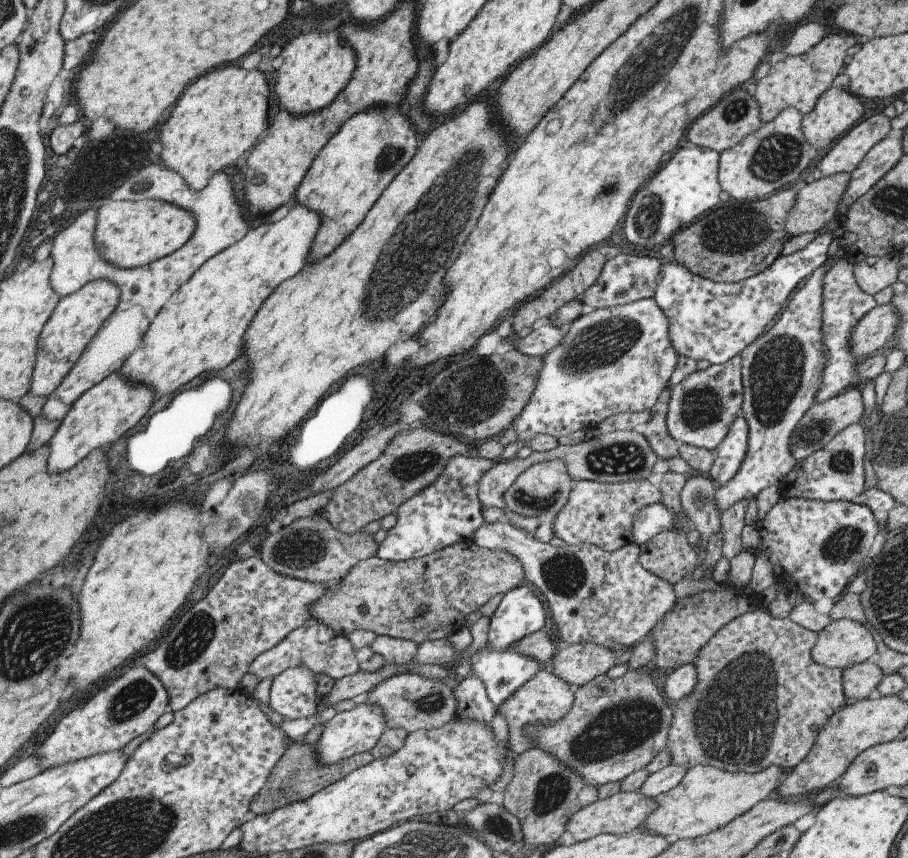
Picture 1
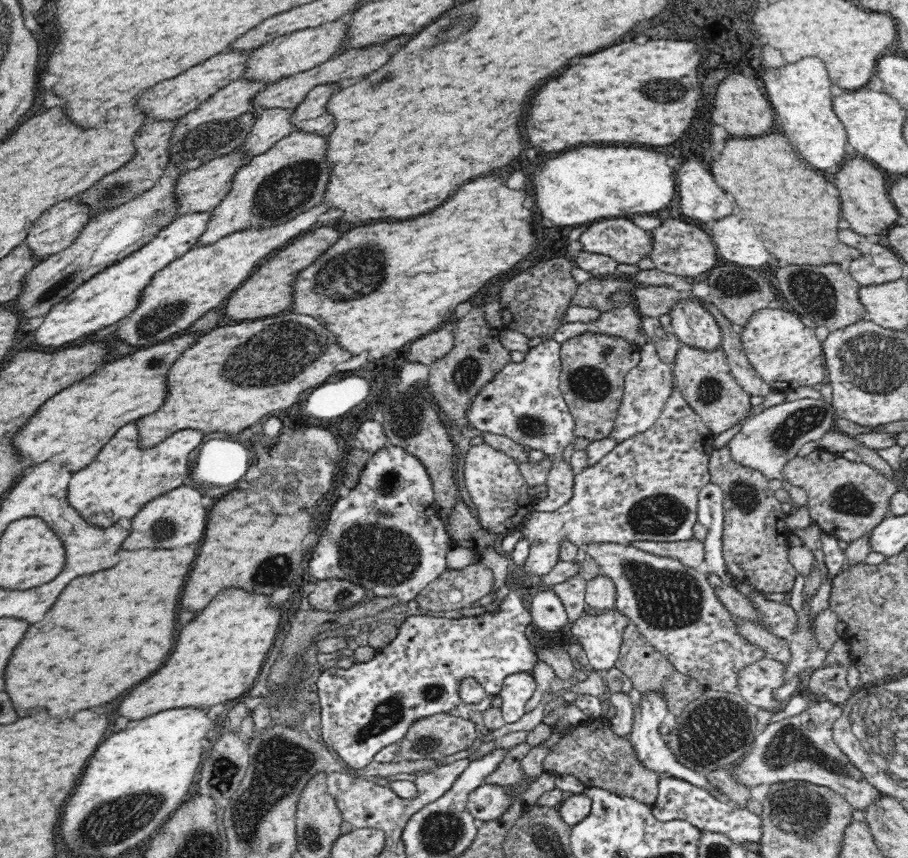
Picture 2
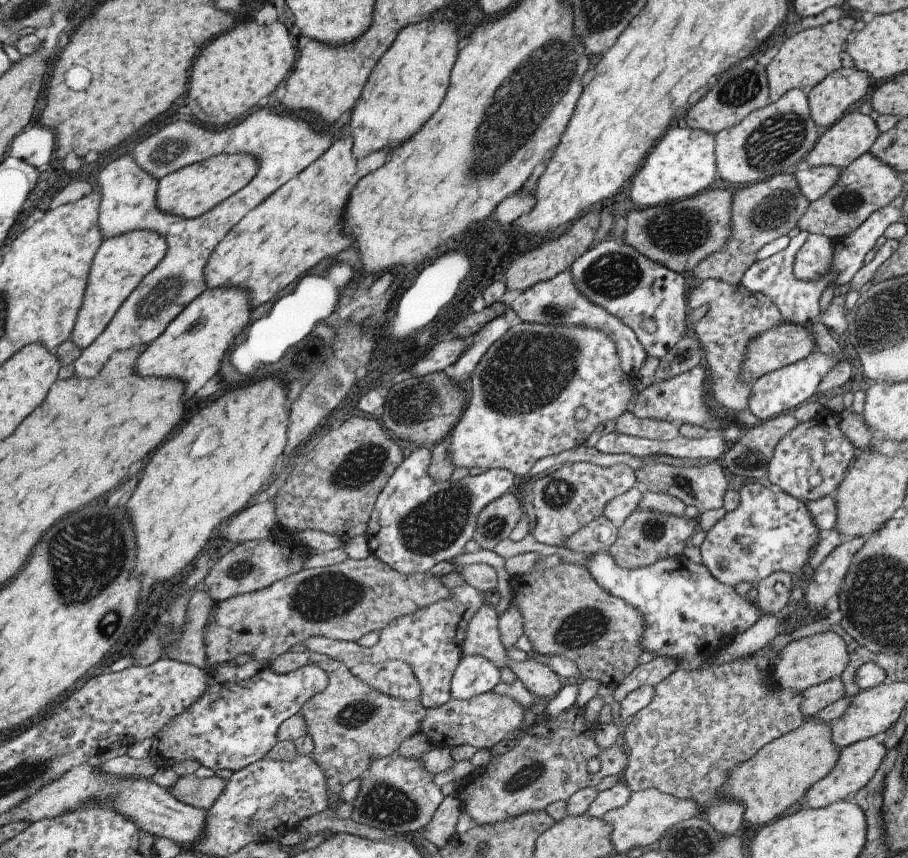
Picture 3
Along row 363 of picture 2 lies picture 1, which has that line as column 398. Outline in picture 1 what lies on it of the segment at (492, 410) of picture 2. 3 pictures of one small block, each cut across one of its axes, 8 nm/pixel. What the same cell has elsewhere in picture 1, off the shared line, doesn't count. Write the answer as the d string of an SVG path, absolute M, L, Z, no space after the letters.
M472 454L453 456L451 460L447 460L447 464L441 470L441 474L431 484L427 484L427 488L417 492L415 496L411 496L403 504L399 504L399 508L393 513L396 516L395 525L386 530L386 536L375 548L374 555L386 561L405 561L416 559L418 556L431 555L442 548L464 540L472 540L473 533L483 522L479 506L477 482L479 482L481 474L487 472L493 463L490 460Z

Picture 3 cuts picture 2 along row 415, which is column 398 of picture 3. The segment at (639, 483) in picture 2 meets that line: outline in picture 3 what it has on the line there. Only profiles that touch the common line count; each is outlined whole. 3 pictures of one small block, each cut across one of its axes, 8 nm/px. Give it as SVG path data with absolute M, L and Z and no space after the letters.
M403 661L360 663L349 669L349 673L375 691L395 699L418 700L420 696L420 686L413 677L412 669Z

